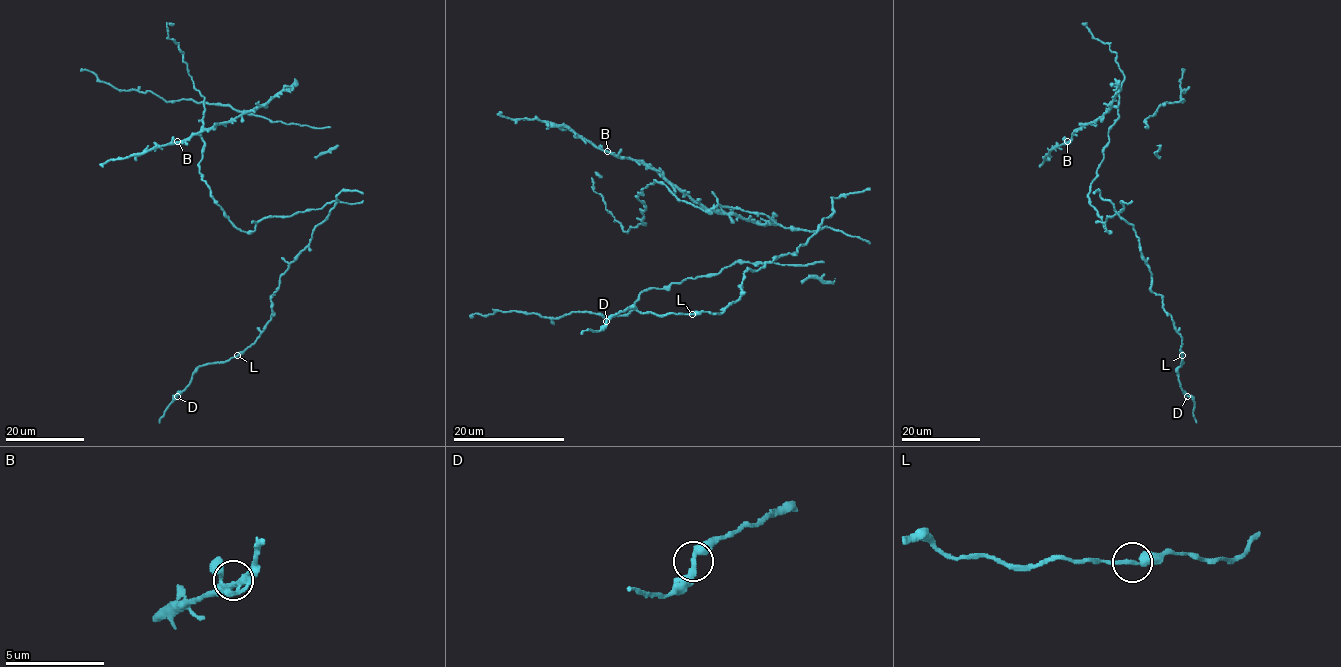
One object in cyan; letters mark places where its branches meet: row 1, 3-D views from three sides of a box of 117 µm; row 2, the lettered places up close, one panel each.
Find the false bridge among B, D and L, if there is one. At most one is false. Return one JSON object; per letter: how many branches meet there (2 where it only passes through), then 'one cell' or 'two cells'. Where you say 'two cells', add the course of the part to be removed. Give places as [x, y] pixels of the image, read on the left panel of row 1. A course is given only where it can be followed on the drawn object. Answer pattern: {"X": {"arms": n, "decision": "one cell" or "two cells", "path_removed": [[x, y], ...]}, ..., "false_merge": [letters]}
{"B": {"arms": 2, "decision": "one cell"}, "D": {"arms": 2, "decision": "one cell"}, "L": {"arms": 2, "decision": "one cell"}, "false_merge": []}

